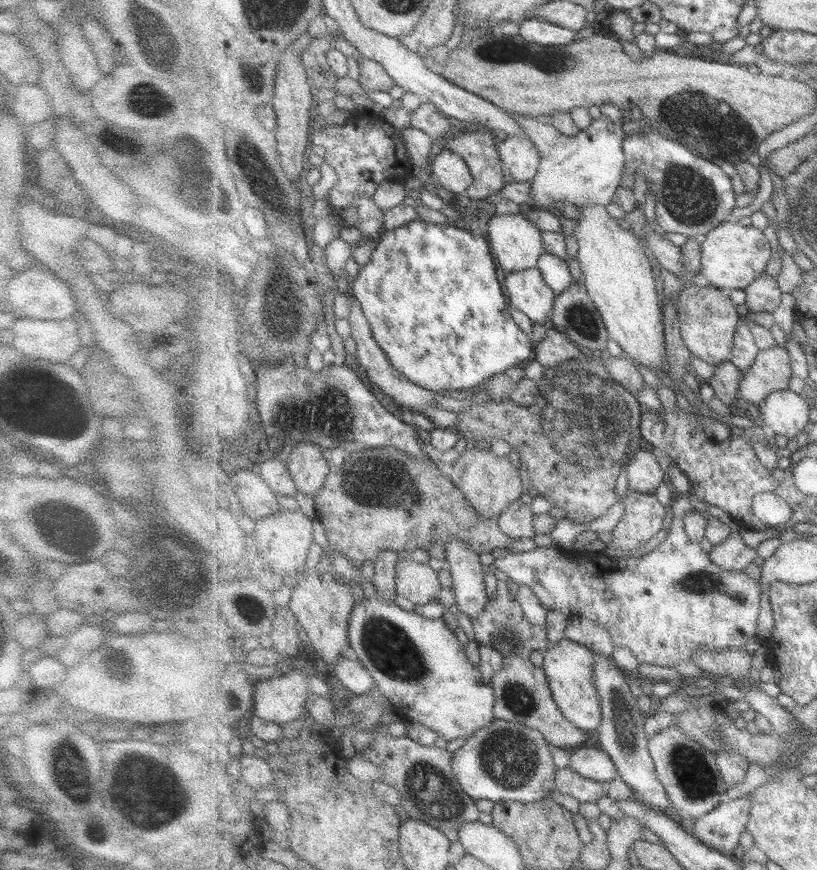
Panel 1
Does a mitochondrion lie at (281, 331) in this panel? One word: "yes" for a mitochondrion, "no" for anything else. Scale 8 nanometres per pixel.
yes

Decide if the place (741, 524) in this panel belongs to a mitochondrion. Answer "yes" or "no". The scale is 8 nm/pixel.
no

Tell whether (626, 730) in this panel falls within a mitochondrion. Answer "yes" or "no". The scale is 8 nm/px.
yes

